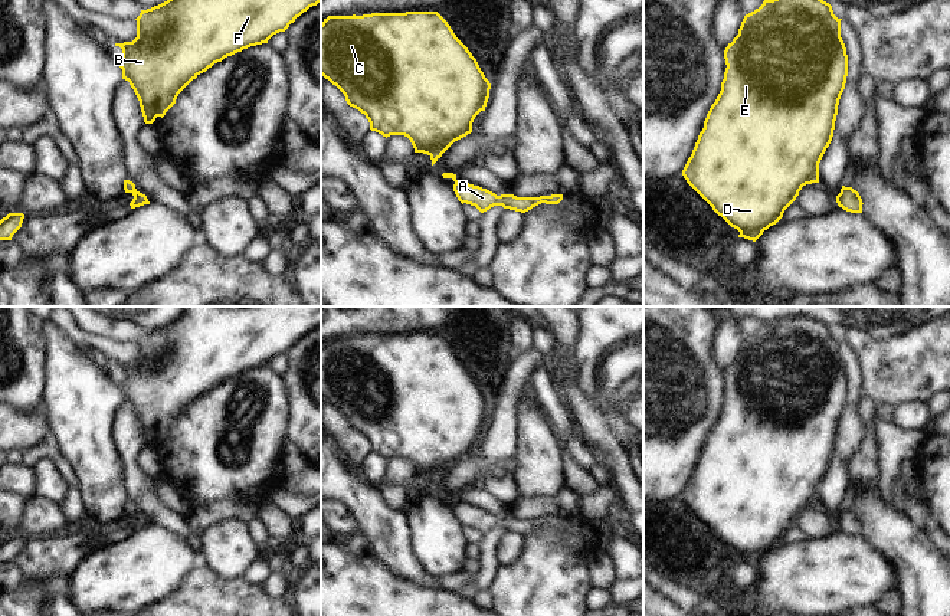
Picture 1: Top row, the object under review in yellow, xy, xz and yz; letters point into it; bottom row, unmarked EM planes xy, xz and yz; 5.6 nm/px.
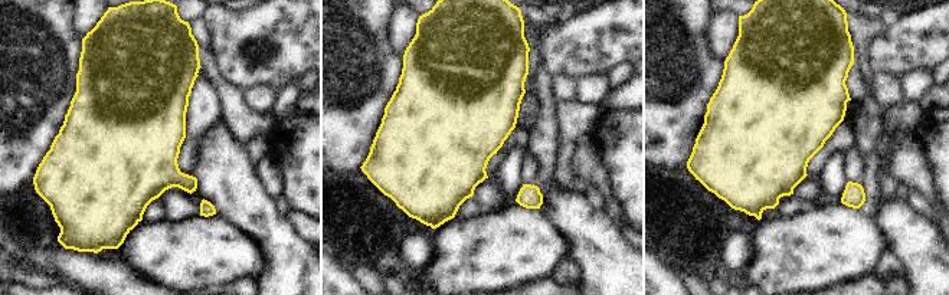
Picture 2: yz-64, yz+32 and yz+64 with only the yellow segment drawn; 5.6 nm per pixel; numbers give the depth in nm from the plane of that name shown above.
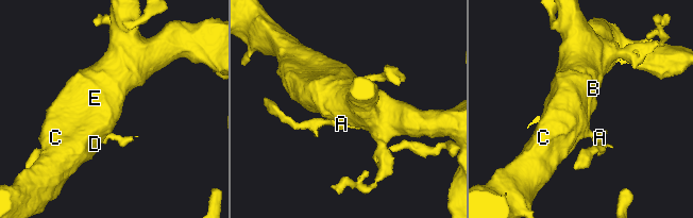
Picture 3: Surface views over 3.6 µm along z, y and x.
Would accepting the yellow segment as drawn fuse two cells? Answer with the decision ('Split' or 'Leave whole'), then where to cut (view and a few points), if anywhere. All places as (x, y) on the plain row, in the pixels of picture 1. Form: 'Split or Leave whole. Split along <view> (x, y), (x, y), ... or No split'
Split. Split along xy (136, 513), (133, 515)

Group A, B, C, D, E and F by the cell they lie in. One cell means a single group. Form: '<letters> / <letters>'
A / B C D E F

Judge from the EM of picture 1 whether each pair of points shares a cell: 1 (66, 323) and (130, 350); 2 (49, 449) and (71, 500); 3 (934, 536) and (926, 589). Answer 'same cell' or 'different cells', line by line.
1: same cell
2: same cell
3: different cells

